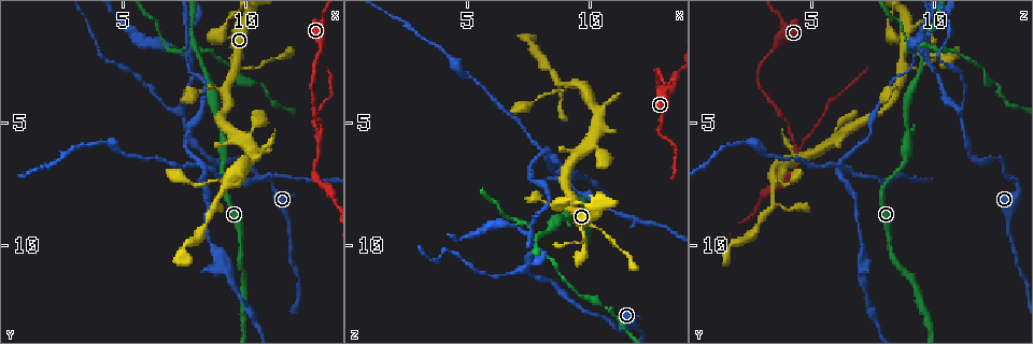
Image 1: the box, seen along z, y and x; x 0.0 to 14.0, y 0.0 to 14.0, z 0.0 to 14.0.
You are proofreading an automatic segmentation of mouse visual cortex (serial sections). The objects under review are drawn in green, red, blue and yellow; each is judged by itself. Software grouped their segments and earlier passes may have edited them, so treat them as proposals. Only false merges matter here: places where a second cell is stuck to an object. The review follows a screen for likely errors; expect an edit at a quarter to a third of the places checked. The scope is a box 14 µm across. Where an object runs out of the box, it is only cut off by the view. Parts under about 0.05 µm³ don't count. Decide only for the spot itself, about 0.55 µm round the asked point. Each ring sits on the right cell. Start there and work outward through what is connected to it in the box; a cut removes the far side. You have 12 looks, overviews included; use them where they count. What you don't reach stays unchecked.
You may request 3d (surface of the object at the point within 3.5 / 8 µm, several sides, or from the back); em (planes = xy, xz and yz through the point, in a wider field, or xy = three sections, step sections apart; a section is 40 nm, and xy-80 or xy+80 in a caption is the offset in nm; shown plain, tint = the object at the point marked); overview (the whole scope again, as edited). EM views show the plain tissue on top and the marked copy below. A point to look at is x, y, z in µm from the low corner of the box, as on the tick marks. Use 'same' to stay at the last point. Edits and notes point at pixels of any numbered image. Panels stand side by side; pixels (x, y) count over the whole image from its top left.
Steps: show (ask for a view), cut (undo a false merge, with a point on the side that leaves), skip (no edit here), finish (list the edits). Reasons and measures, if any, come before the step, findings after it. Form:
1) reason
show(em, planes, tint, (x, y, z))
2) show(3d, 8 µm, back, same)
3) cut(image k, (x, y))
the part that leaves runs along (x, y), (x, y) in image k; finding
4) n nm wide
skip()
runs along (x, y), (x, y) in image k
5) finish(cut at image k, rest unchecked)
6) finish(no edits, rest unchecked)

sudden change in width
show(3d, 3.5 µm, (11.1, 7.4, 13.4))

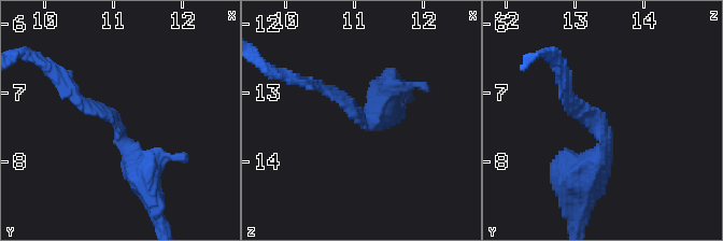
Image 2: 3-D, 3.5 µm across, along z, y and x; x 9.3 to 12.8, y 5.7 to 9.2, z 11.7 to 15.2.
arms of 150, 400 nm
show(em, planes, tint, (11.05, 7.40, 13.35))

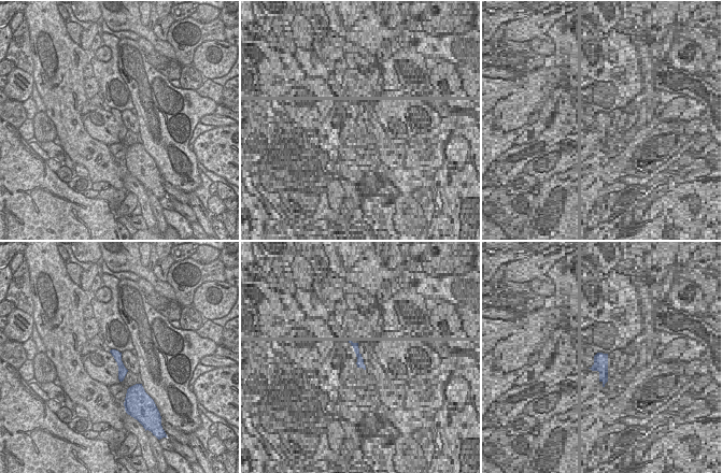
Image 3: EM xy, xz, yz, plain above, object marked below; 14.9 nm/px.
130 nm wide
skip()
runs along (113, 352), (121, 364), (121, 377) in image 3; continuous, no second cell

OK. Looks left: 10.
branch point
show(3d, 8 µm, (7.4, 4.5, 11.0))

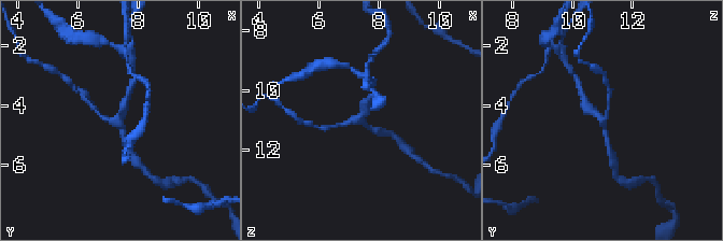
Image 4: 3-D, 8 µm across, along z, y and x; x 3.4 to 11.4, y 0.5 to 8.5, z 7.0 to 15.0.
zoom in
show(3d, 3.5 µm, (7.4, 4.6, 11.0))

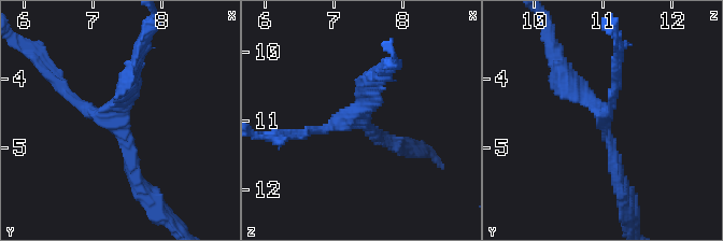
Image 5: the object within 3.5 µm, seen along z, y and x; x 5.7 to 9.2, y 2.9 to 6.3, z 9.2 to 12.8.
skip()
all the same cell

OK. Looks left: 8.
branch point
show(em, xy, step 2, tint, (9.5, 2.8, 8.7))

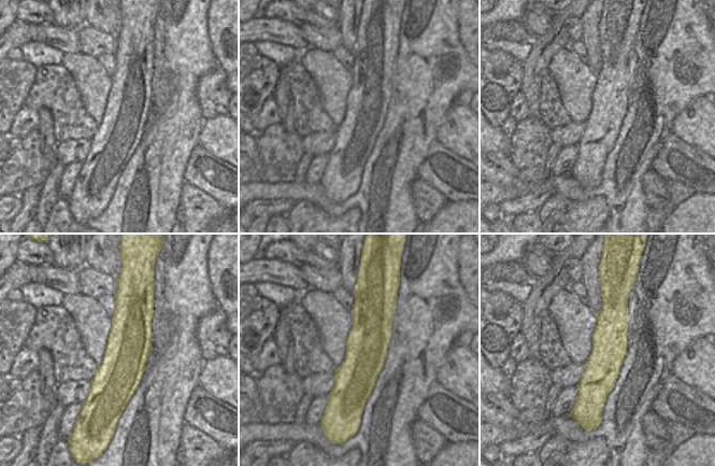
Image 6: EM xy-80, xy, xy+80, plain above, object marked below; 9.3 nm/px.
wider look
show(3d, 3.5 µm, same)

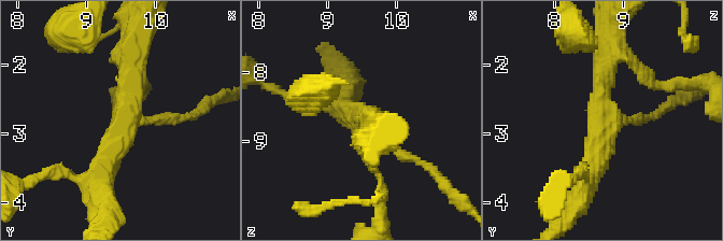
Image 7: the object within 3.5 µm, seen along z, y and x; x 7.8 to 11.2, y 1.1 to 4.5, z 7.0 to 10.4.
arms of 150, 350, 400 nm
skip()
runs along (136, 44), (125, 121), (102, 180) in image 7; all the same cell

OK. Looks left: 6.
four-way junction
show(3d, 3.5 µm, (7.6, 1.7, 9.7))

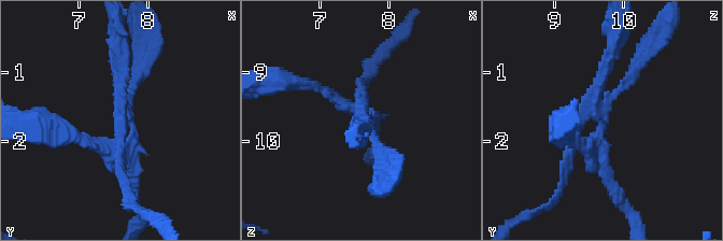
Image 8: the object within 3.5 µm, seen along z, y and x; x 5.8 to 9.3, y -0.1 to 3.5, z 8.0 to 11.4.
show(em, xy, step 3, tint, (7.70, 1.65, 9.60))

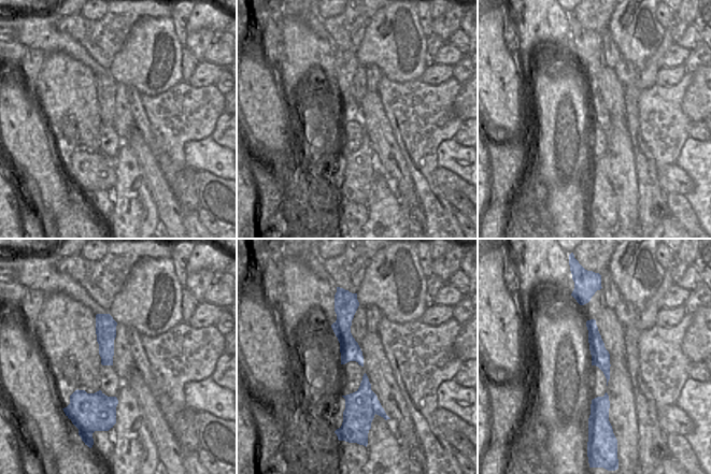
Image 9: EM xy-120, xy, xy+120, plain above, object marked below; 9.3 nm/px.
show(em, xy, step 5, tint, same)

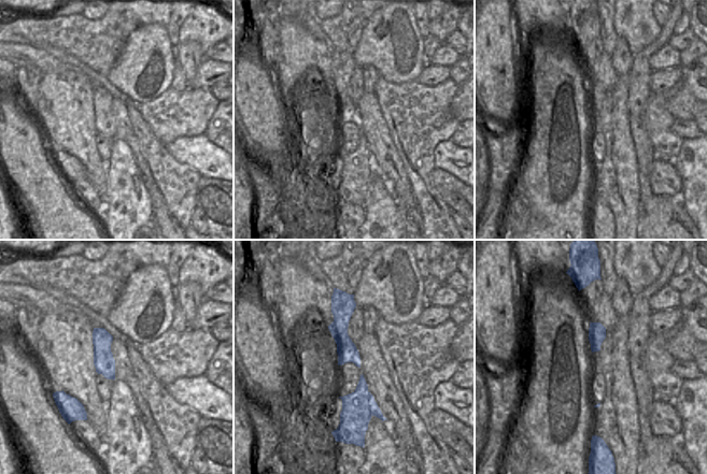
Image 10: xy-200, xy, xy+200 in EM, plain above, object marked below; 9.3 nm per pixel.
arms of 150, 150, 150, 200 nm
cut(image 8, (609, 56))
the part that leaves runs along (362, 109), (362, 82), (371, 65) in image 8; two cells meet here

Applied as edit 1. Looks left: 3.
show(overview)

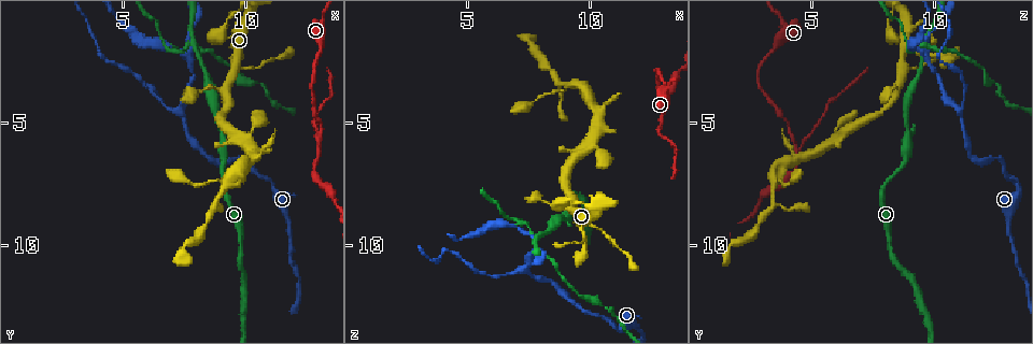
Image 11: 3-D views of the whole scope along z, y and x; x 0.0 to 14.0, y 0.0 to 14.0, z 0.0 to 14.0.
three-way junction
show(3d, 3.5 µm, back, (13.1, 6.0, 4.4))

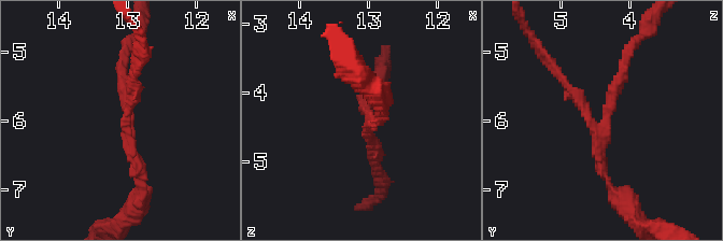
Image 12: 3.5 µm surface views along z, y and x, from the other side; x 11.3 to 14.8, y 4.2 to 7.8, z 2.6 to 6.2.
3 arms; arms of 150, 150, 150 nm
show(em, xy, step 3, tint, (12.95, 6.05, 4.40))

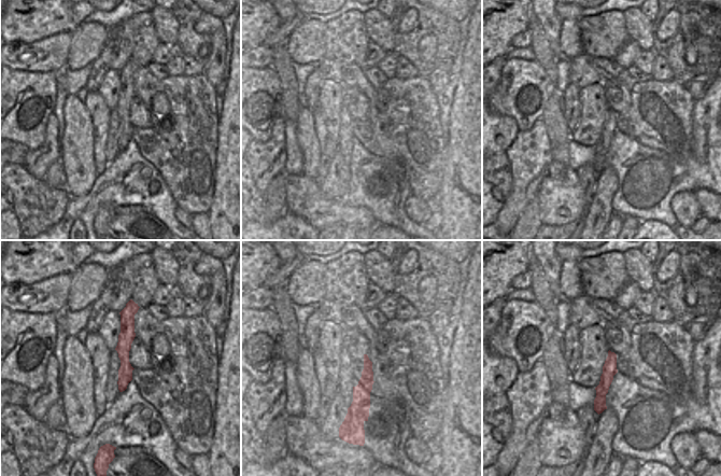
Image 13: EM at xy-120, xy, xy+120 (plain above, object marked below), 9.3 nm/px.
cut(image 12, (623, 190))
the part that leaves runs along (600, 155), (611, 192), (639, 224) in image 12; two cells meet here

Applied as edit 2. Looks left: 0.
finish(cut at image 8, cut at image 12, rest unchecked)

